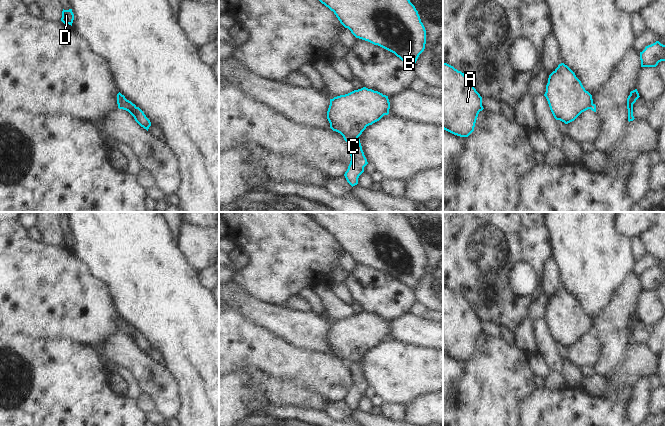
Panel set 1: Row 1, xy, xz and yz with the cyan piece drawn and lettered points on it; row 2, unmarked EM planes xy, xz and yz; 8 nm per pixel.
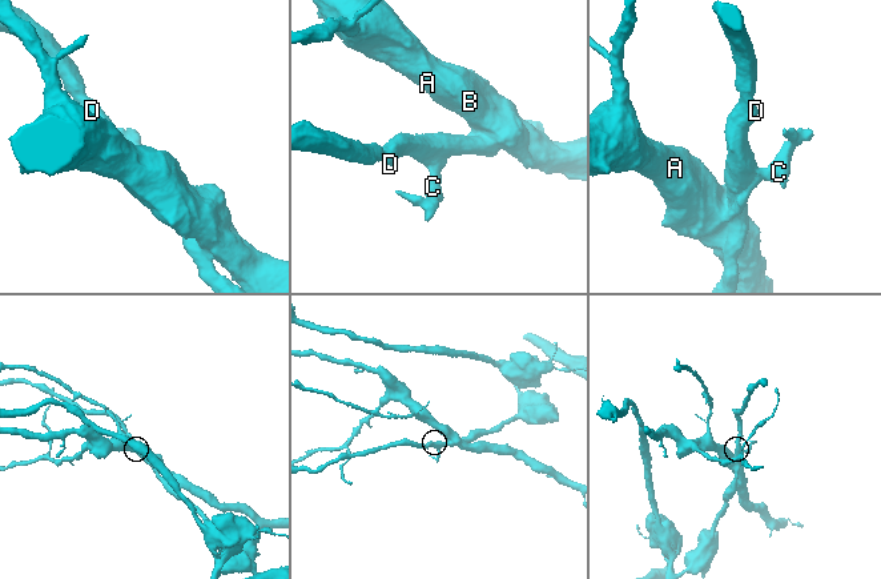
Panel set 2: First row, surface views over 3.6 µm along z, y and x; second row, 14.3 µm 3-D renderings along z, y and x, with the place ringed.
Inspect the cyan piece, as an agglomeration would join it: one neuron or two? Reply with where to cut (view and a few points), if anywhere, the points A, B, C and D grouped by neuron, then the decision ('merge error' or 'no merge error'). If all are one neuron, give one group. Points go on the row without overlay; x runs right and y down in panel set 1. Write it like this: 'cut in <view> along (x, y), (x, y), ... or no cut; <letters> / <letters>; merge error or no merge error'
cut in xz along (343, 359), (357, 361); A B C / D; merge error

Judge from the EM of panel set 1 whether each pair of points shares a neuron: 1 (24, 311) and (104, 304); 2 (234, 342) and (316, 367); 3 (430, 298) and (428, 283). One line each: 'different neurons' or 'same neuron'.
1: same neuron
2: same neuron
3: same neuron

